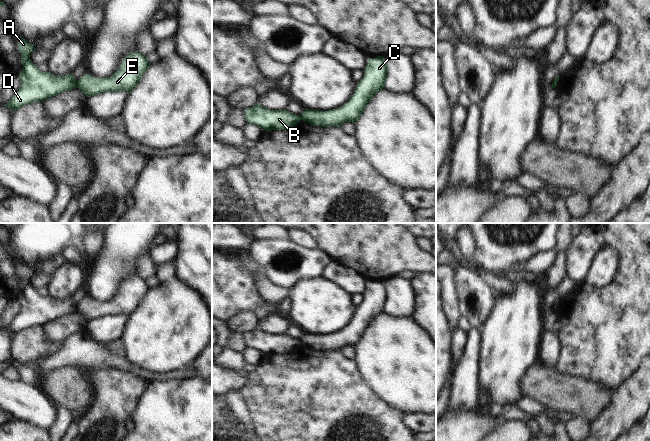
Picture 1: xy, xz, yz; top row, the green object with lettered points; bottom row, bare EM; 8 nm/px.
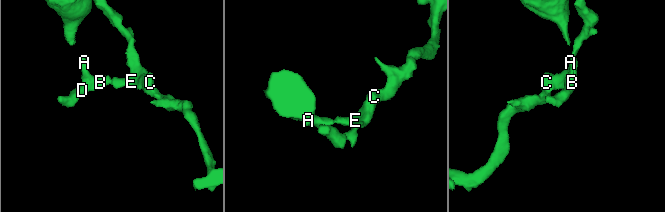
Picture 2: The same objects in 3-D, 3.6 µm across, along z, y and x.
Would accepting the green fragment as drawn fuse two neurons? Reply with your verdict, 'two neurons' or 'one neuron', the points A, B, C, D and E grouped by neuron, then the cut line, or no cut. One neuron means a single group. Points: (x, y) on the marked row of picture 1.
two neurons; A B D / C E; cut in xy along (78, 81), (76, 87)

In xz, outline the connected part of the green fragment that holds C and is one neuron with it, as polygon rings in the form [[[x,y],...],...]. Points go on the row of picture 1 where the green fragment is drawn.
[[[383,56],[368,58],[363,78],[355,93],[343,106],[327,111],[305,109],[302,120],[317,127],[341,127],[345,122],[356,123],[373,96],[384,88],[388,77],[388,65]]]

